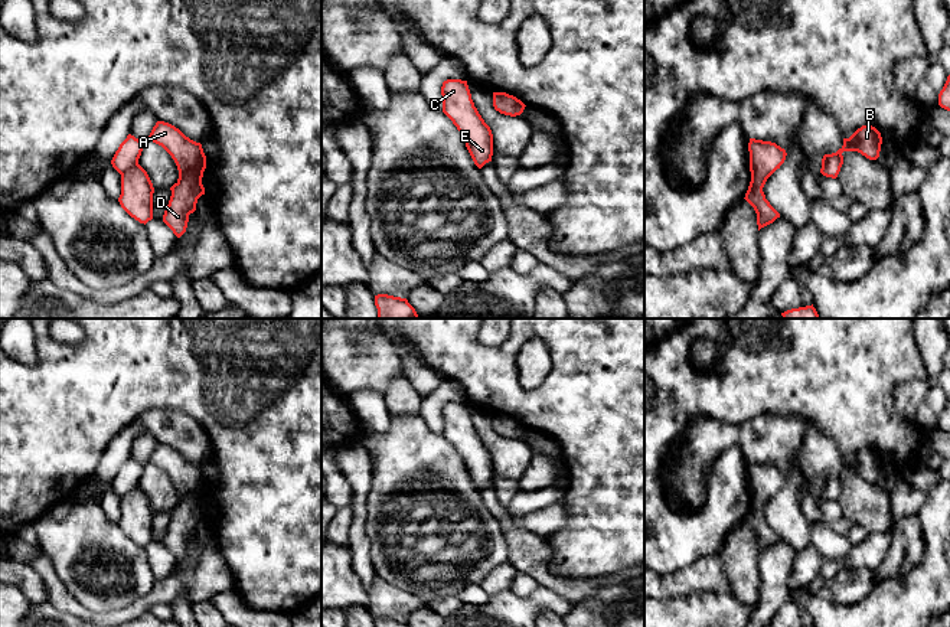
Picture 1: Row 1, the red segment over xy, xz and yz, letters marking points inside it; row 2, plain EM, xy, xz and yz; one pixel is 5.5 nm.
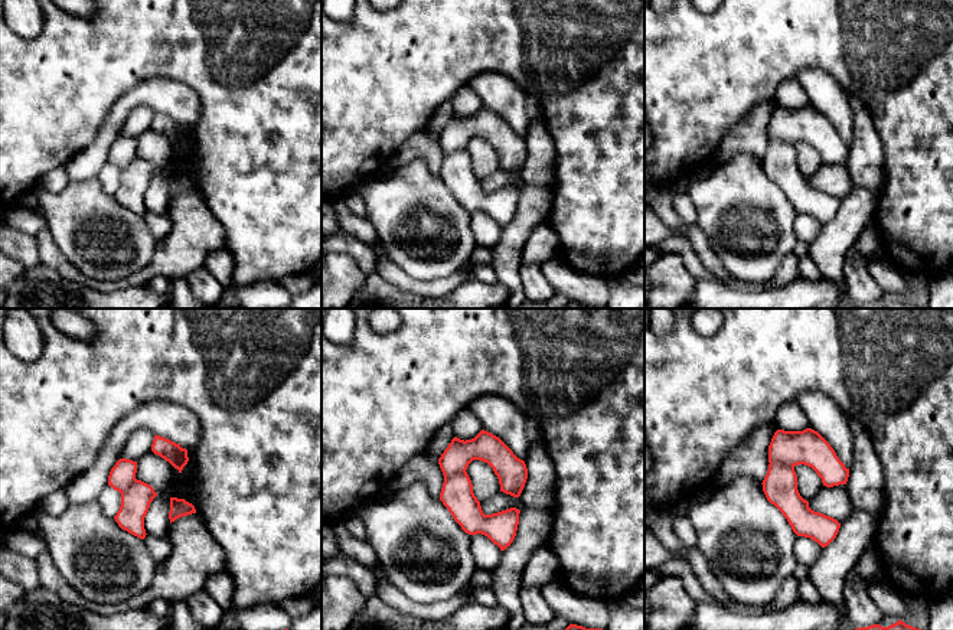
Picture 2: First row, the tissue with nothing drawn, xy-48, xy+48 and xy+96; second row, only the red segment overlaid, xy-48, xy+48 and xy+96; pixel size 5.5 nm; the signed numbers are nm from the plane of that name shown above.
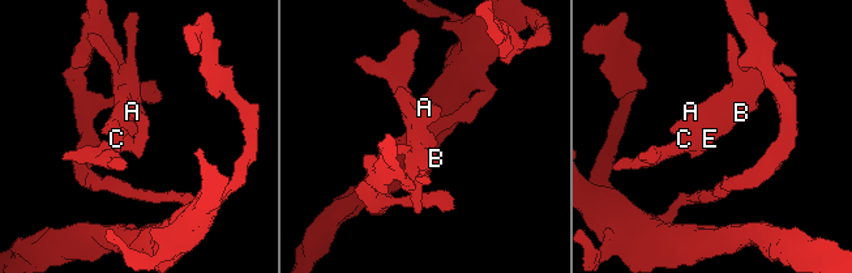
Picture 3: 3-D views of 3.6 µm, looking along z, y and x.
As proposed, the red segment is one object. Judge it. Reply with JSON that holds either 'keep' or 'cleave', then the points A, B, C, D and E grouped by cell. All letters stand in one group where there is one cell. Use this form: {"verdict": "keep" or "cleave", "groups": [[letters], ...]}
{"verdict": "cleave", "groups": [["A", "B"], ["C", "D", "E"]]}

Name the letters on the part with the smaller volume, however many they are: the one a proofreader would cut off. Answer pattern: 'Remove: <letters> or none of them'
Remove: A, B

